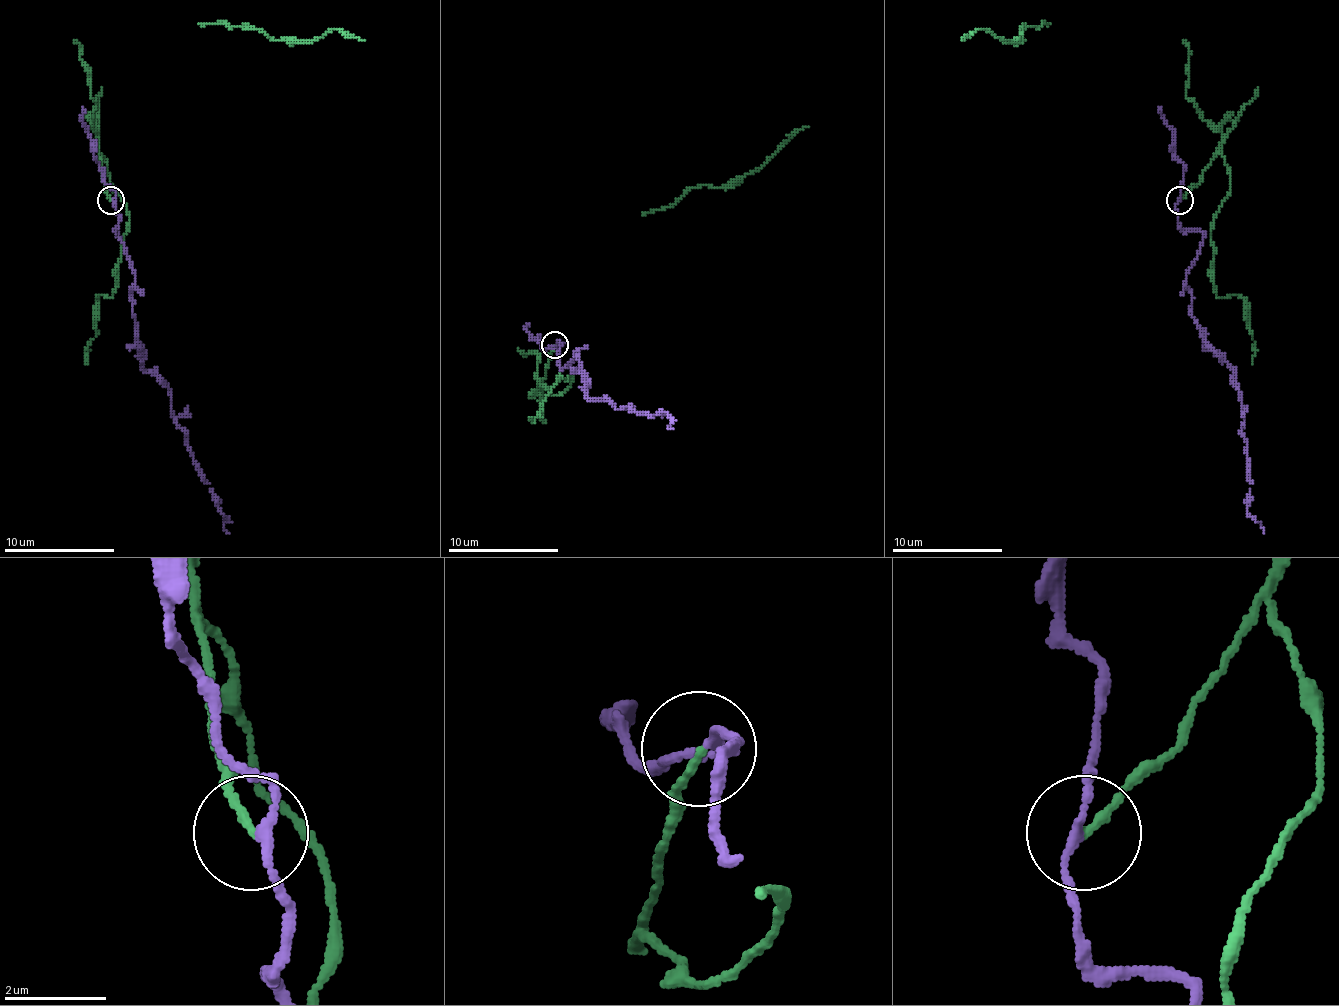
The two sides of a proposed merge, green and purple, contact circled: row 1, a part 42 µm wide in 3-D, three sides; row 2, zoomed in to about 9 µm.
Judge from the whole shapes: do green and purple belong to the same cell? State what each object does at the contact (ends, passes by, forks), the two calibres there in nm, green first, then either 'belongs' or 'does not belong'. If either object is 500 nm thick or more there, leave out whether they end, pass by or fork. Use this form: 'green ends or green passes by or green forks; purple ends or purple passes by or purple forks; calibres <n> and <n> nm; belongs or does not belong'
green ends; purple passes by; calibres 150 and 150 nm; does not belong

